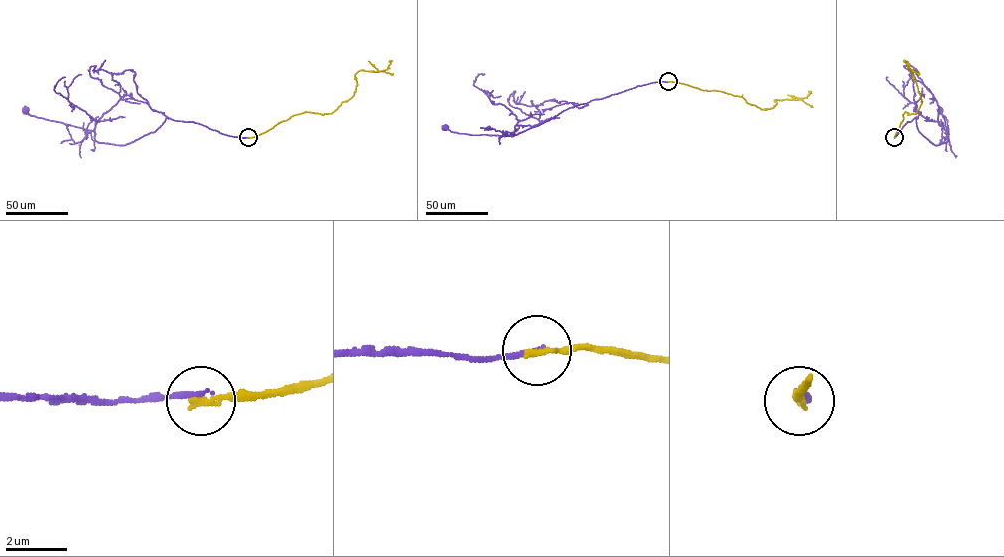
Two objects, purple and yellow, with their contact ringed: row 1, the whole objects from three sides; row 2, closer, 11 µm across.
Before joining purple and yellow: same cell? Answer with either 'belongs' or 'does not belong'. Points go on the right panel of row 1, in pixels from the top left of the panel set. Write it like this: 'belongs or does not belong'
does not belong

